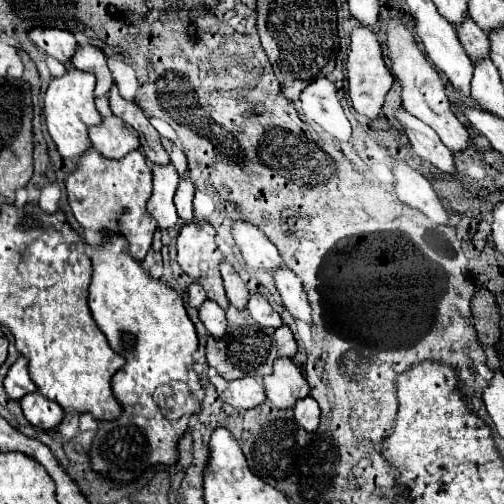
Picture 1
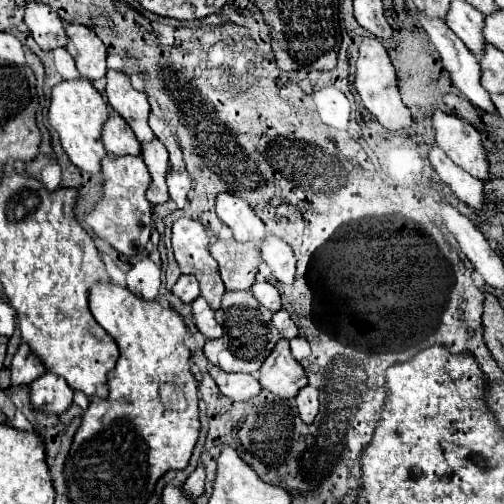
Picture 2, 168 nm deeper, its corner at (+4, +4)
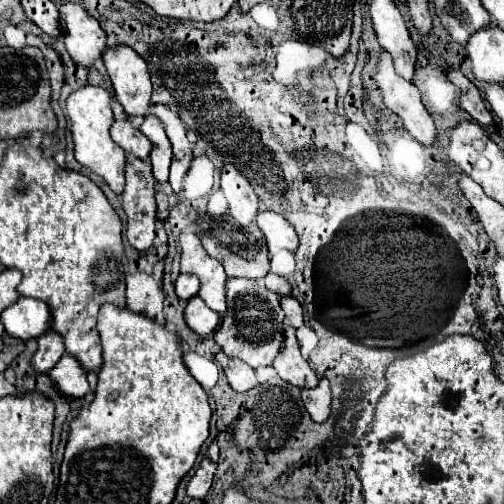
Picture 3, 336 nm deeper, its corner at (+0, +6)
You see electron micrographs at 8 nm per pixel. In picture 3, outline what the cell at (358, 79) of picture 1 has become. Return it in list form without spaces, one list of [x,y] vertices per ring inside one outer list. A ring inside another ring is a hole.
[[[386,52],[380,54],[374,82],[382,92],[384,106],[402,120],[404,128],[418,142],[432,144],[436,140],[436,126],[420,100],[420,92],[414,84],[406,82],[394,72],[392,58]]]

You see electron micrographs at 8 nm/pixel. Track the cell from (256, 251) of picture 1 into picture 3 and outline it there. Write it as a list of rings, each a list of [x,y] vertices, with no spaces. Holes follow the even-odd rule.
[[[224,166],[222,170],[222,182],[220,188],[228,200],[228,210],[230,216],[242,226],[248,228],[260,210],[258,206],[258,196],[254,194],[252,186],[248,180],[234,168],[234,166]]]

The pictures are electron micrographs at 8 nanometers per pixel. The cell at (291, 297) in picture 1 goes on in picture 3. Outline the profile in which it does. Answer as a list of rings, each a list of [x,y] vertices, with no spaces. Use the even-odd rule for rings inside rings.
[[[262,210],[262,212],[258,212],[256,222],[268,242],[270,252],[276,252],[278,246],[282,246],[290,252],[298,250],[298,236],[296,236],[294,228],[282,216],[268,212],[268,210]]]

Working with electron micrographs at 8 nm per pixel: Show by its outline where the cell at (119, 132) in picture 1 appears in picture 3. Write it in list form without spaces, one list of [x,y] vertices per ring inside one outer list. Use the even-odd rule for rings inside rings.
[[[114,122],[112,124],[112,140],[126,152],[126,156],[136,156],[142,160],[148,160],[148,154],[152,150],[150,140],[138,130],[134,128],[130,122]]]

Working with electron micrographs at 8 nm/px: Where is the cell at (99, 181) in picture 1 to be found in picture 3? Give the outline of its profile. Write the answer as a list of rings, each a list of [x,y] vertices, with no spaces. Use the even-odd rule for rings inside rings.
[[[130,158],[126,162],[126,188],[120,198],[126,212],[126,238],[136,250],[148,250],[156,238],[154,184],[148,160]]]

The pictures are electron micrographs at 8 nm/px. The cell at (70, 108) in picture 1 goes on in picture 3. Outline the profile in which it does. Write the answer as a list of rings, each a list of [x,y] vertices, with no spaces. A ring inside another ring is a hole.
[[[82,86],[74,90],[66,98],[66,114],[70,118],[70,132],[74,140],[74,156],[76,160],[90,168],[94,174],[102,176],[108,186],[120,194],[124,190],[124,164],[126,154],[120,150],[120,146],[110,138],[110,126],[112,126],[112,108],[110,108],[110,94],[108,90],[100,86]]]

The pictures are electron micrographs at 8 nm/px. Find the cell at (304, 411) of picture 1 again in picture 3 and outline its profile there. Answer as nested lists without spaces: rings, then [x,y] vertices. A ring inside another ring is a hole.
[[[322,378],[316,388],[302,390],[302,402],[304,402],[304,408],[310,412],[310,418],[314,422],[324,422],[330,414],[330,386],[328,386],[328,380]]]

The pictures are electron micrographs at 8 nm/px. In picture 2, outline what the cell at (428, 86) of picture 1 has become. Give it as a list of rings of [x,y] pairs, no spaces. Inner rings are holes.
[[[434,110],[432,124],[436,130],[436,144],[446,152],[446,156],[474,178],[488,182],[490,162],[482,146],[480,132],[470,122],[440,110]]]

